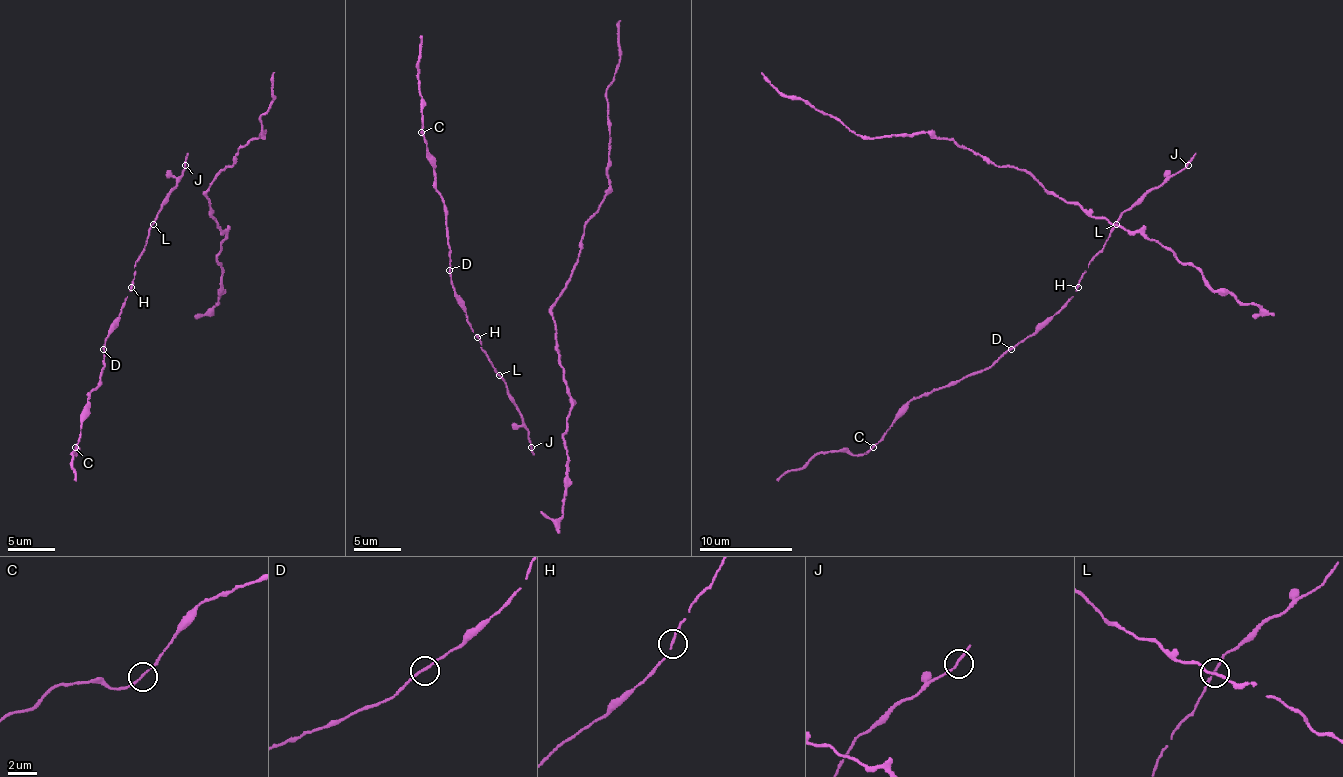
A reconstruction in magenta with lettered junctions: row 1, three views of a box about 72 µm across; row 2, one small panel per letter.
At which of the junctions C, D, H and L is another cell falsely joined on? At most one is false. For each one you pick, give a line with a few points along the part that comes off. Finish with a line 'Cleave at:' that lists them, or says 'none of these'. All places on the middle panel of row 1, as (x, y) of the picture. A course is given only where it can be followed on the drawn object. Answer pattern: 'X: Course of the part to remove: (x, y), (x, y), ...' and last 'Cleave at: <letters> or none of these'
Cleave at: none of these

